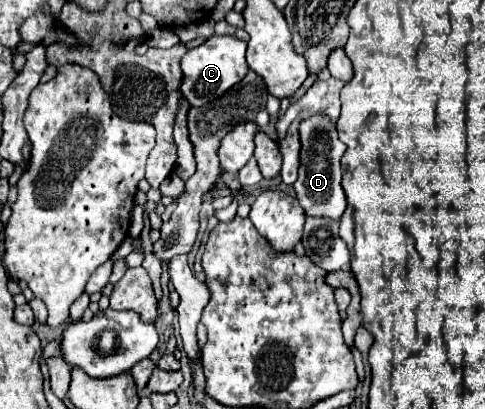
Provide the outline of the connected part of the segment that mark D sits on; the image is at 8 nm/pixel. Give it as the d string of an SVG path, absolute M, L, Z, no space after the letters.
M314 113L308 119L304 119L298 131L302 147L300 147L298 179L292 185L296 191L296 199L308 217L328 217L336 221L346 209L346 197L340 185L342 179L340 157L344 155L346 145L338 139L334 123L324 113Z

